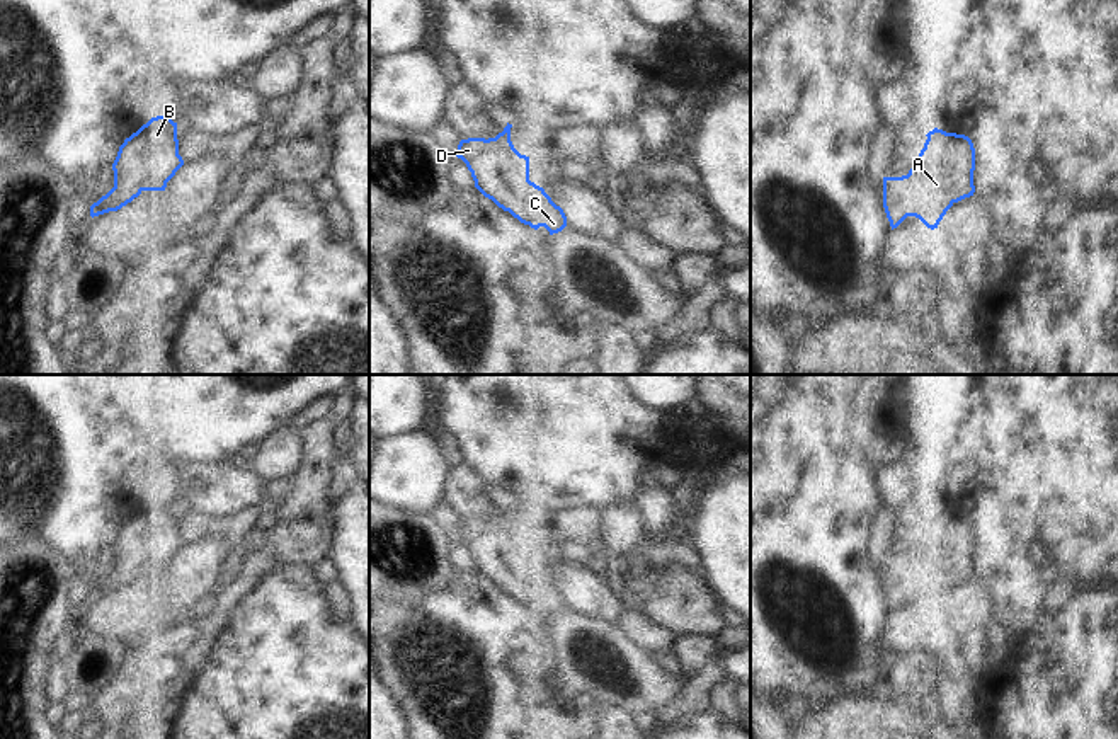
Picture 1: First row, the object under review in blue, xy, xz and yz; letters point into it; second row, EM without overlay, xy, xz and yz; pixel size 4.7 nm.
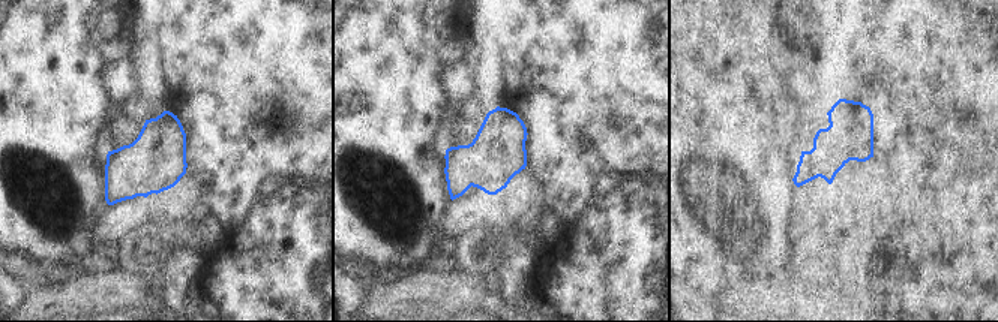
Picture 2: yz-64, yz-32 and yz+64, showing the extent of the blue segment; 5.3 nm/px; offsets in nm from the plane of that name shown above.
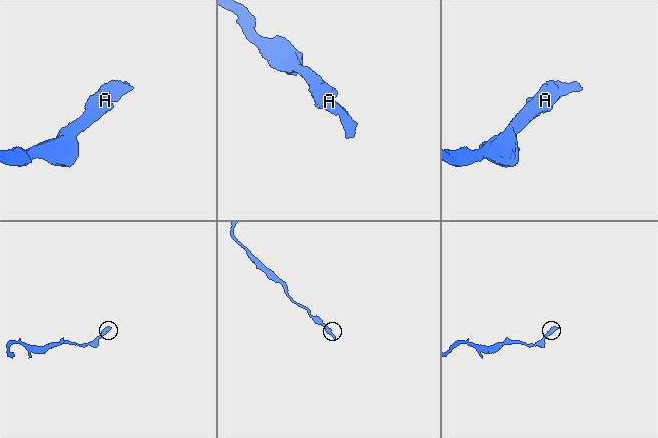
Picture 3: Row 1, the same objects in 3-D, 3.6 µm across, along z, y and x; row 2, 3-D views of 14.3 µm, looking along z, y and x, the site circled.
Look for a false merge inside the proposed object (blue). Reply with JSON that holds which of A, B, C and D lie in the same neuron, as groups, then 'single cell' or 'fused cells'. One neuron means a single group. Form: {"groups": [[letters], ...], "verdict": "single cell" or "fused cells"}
{"groups": [["A", "B", "C", "D"]], "verdict": "single cell"}

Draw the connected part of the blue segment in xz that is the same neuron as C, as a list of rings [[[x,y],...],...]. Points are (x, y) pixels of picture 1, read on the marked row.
[[[507,123],[488,140],[461,140],[456,157],[466,163],[475,187],[499,208],[534,230],[545,226],[550,235],[558,233],[567,226],[567,216],[543,187],[529,180],[529,157],[514,148],[511,128]]]

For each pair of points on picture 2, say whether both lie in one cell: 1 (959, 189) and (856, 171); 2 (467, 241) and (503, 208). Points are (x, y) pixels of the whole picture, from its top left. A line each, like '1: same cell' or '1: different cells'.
1: different cells
2: different cells

